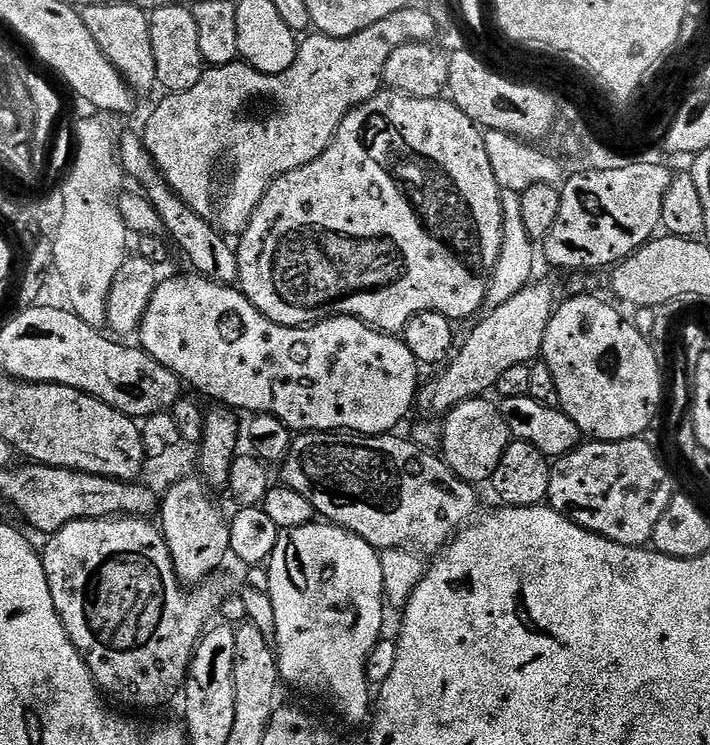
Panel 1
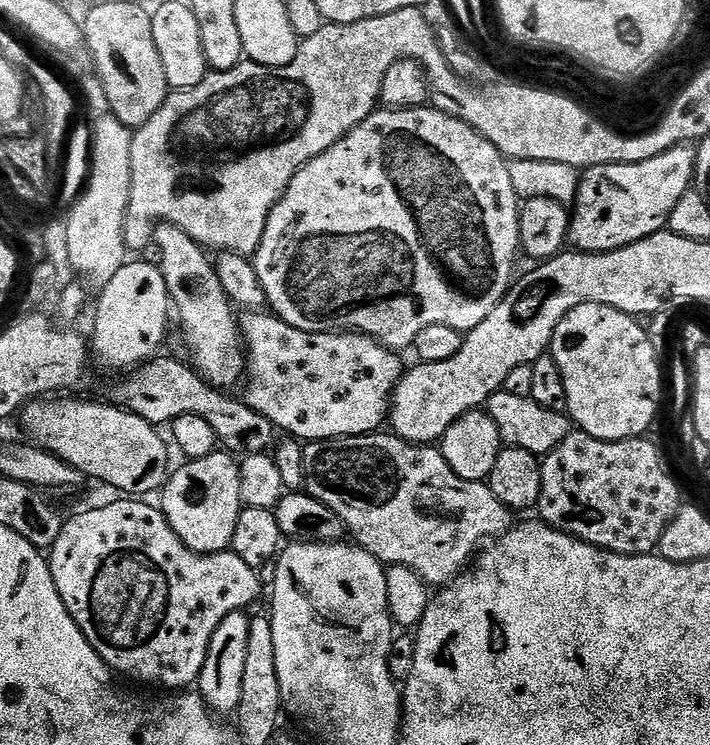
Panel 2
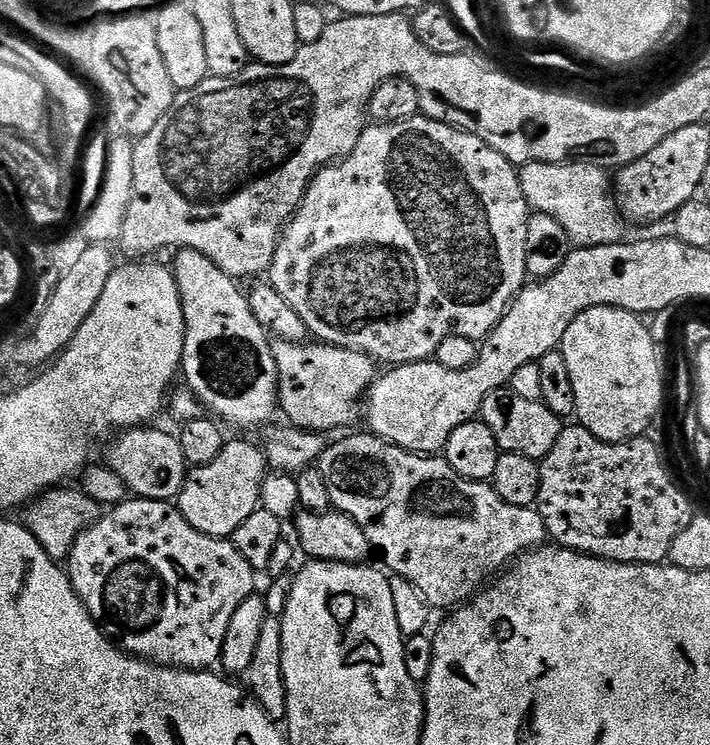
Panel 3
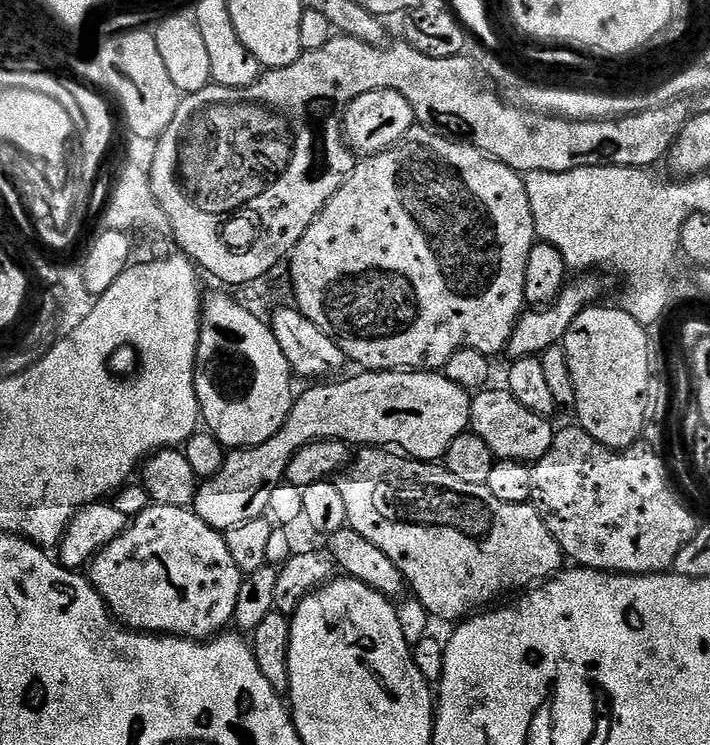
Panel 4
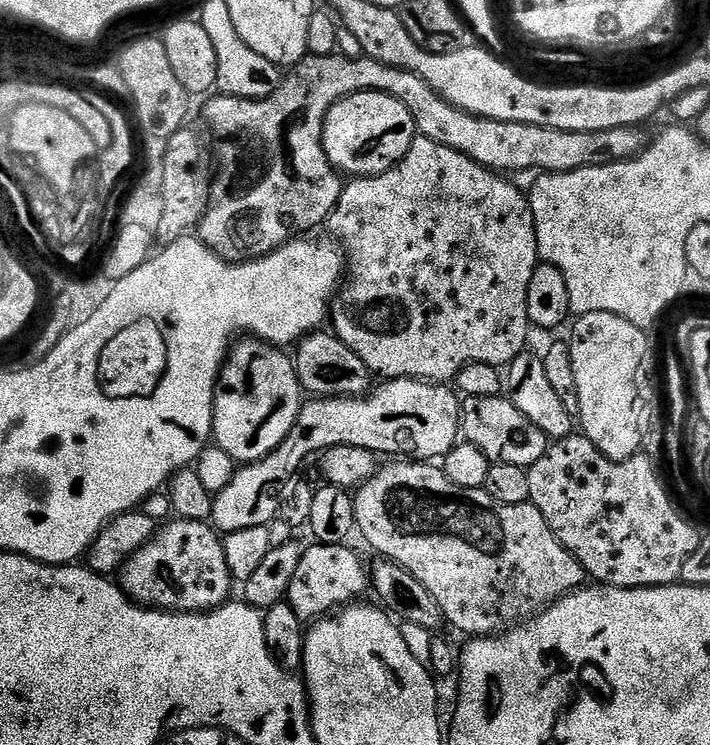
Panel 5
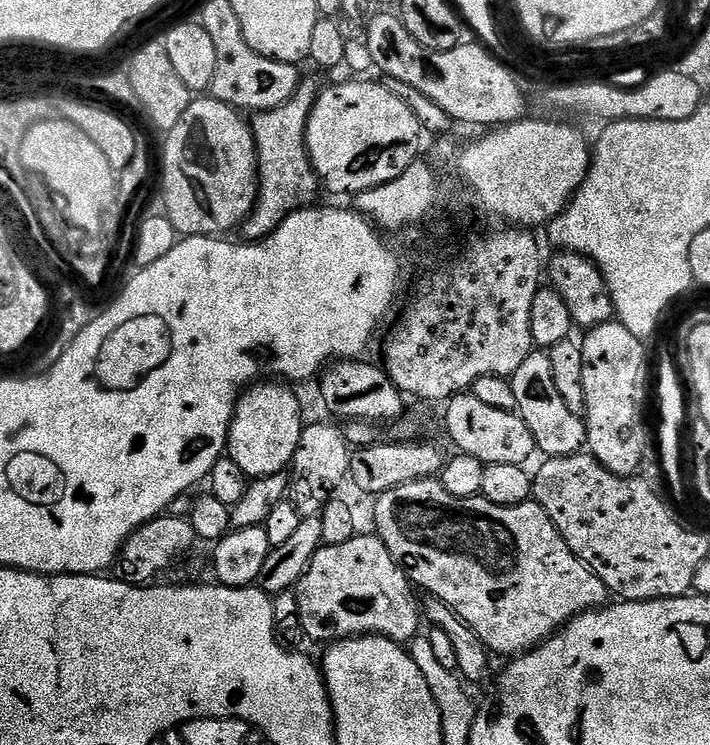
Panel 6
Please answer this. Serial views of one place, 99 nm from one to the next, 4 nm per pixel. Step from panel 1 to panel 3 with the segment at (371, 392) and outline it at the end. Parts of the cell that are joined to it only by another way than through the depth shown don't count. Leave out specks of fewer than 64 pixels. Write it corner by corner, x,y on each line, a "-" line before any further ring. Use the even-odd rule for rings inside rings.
279,339
273,343
272,353
278,370
278,386
280,387
278,408
281,413
285,412
288,415
285,416
287,423
304,428
308,432
329,434
328,432
336,432
339,428
354,423
359,412
361,415
362,401
367,397
369,388
378,376
377,361
371,356
362,354
358,350
346,350
323,342
296,343

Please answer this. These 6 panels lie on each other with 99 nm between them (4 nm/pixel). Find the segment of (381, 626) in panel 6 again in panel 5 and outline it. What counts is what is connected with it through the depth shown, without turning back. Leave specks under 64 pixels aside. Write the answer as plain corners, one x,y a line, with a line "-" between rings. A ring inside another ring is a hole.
313,543
305,547
302,562
298,562
298,571
294,573
294,582
290,582
290,590
286,602
305,622
315,622
337,610
361,599
360,596
370,588
370,572
360,561
354,549
344,544

